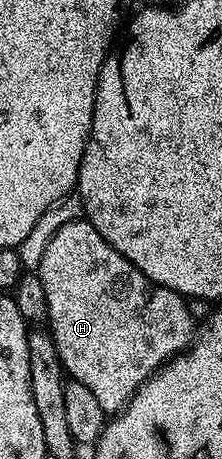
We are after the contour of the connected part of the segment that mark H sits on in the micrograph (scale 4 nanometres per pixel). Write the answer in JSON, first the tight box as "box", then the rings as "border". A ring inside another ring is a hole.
{"box":[37,217,197,413],"border":[[[80,217],[69,221],[69,225],[61,225],[61,229],[57,229],[57,233],[53,233],[53,237],[45,245],[45,253],[39,262],[37,274],[41,277],[41,285],[45,285],[49,330],[53,341],[57,345],[59,360],[63,362],[63,370],[70,378],[75,379],[81,385],[86,385],[95,394],[95,398],[101,404],[103,411],[108,413],[122,411],[127,402],[139,392],[139,386],[146,379],[151,378],[163,364],[186,351],[196,338],[197,326],[195,327],[195,319],[191,316],[190,309],[187,308],[189,306],[188,300],[184,296],[178,295],[173,289],[156,287],[155,284],[148,281],[129,260],[121,257],[121,253],[117,253],[117,249],[113,249],[113,245],[109,245],[105,241],[105,237],[101,237],[101,233],[97,233],[97,229],[93,229],[93,225],[88,223],[86,218]]]}

